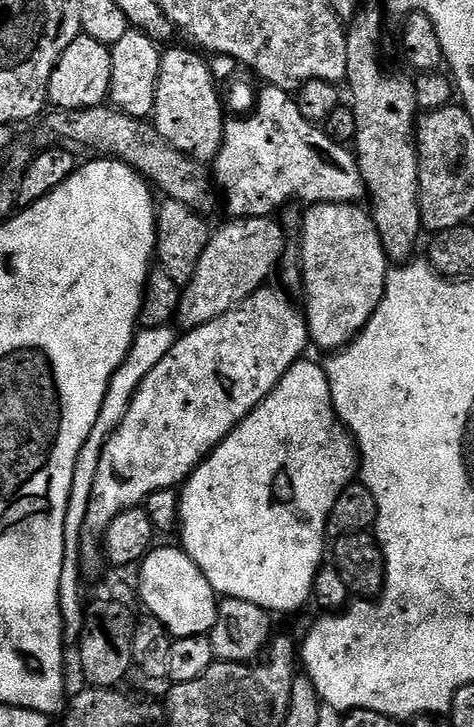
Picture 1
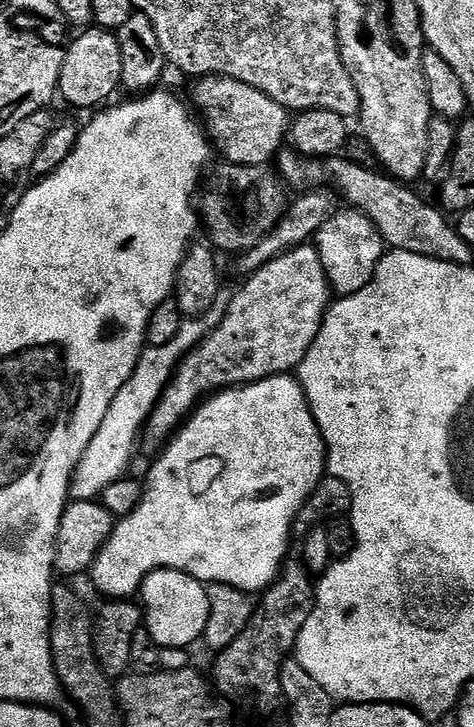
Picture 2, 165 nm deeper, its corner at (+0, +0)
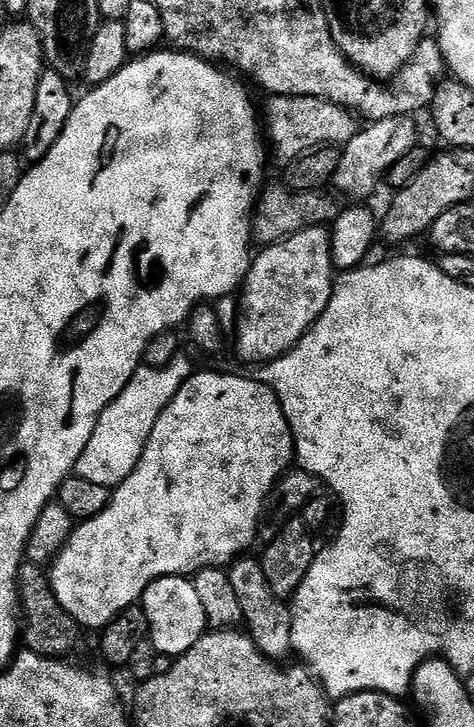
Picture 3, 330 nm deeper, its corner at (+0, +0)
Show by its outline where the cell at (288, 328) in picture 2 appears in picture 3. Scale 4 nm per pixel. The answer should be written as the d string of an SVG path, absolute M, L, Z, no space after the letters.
M327 227L307 228L282 242L261 247L255 253L248 277L242 285L244 297L240 300L240 317L236 320L236 348L241 358L248 364L259 366L285 356L326 310L332 297L333 283L332 237Z

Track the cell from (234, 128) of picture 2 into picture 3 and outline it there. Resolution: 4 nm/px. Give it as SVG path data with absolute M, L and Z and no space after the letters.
M269 95L267 99L268 105L265 108L263 105L262 108L262 116L266 121L266 140L270 145L271 155L275 159L277 156L281 165L287 166L293 160L315 152L317 148L348 144L358 130L356 113L326 98Z

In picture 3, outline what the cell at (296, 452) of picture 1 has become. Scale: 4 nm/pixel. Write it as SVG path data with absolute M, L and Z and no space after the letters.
M200 372L192 375L174 394L174 398L162 410L158 422L154 422L154 430L150 430L150 438L146 442L146 450L142 450L142 458L138 466L121 484L116 485L108 497L108 504L96 516L81 520L73 527L66 546L50 565L52 589L64 609L70 613L81 629L96 628L102 630L107 624L125 612L128 608L141 603L144 591L152 581L163 576L182 576L195 574L201 568L228 566L232 561L245 555L252 543L257 543L260 516L264 513L264 501L268 499L272 488L280 481L280 477L293 467L296 447L290 426L286 422L286 414L270 386L266 386L259 378L247 380L244 376L231 376L228 372Z

